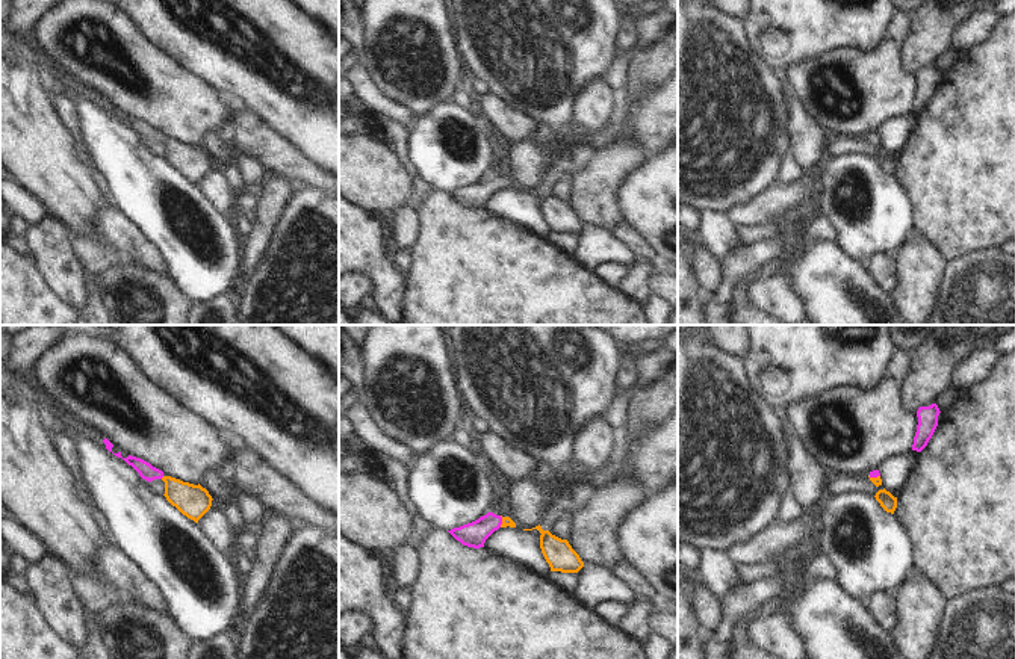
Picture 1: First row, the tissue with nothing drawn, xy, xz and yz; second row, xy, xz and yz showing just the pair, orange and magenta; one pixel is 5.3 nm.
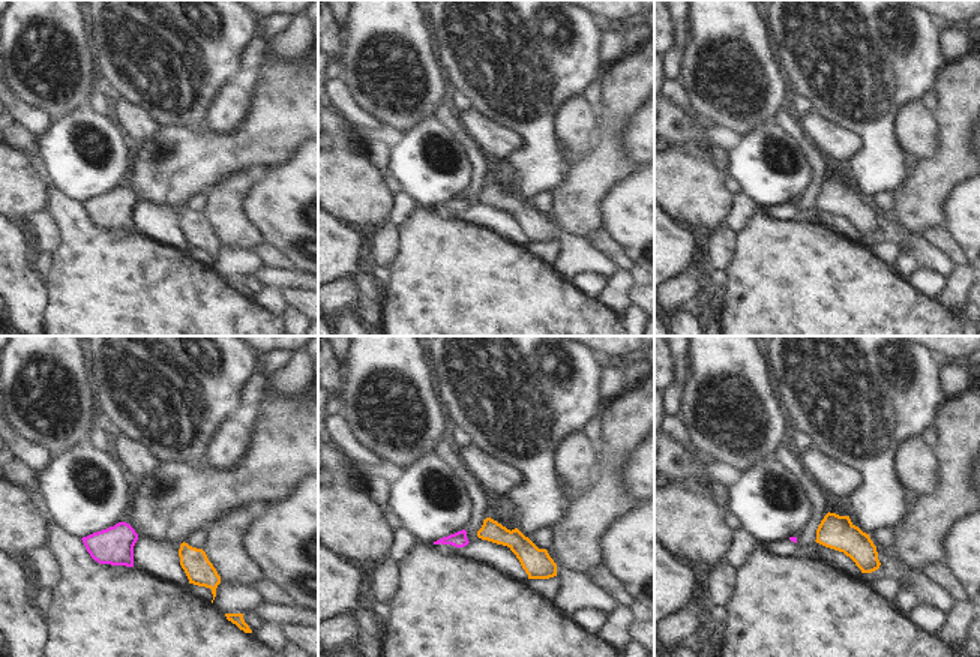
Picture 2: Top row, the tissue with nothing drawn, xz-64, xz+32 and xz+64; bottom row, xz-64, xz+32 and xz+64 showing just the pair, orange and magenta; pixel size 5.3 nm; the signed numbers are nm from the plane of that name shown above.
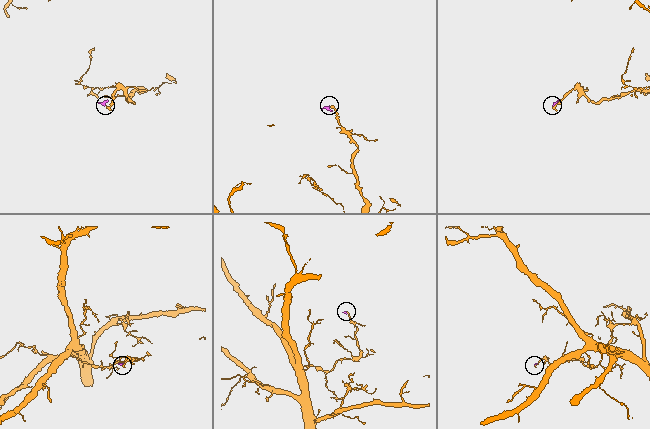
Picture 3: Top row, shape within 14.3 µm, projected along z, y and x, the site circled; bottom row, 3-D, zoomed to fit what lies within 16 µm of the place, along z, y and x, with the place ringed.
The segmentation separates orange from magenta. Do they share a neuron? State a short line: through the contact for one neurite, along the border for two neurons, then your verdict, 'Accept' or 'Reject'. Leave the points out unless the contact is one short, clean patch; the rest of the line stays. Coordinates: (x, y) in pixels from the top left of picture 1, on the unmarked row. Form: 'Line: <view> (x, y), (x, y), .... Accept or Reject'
Line: xz (505, 182), (502, 183), (490, 183), (474, 195). Accept

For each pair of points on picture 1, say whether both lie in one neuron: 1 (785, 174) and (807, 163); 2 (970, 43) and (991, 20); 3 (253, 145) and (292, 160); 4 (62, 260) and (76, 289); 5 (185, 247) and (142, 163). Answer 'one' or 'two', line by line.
1: two
2: one
3: one
4: one
5: one

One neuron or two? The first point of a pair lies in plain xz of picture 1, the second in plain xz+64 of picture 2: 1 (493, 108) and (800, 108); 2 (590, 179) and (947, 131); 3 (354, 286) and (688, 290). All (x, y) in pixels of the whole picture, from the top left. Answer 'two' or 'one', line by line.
1: two
2: one
3: one

